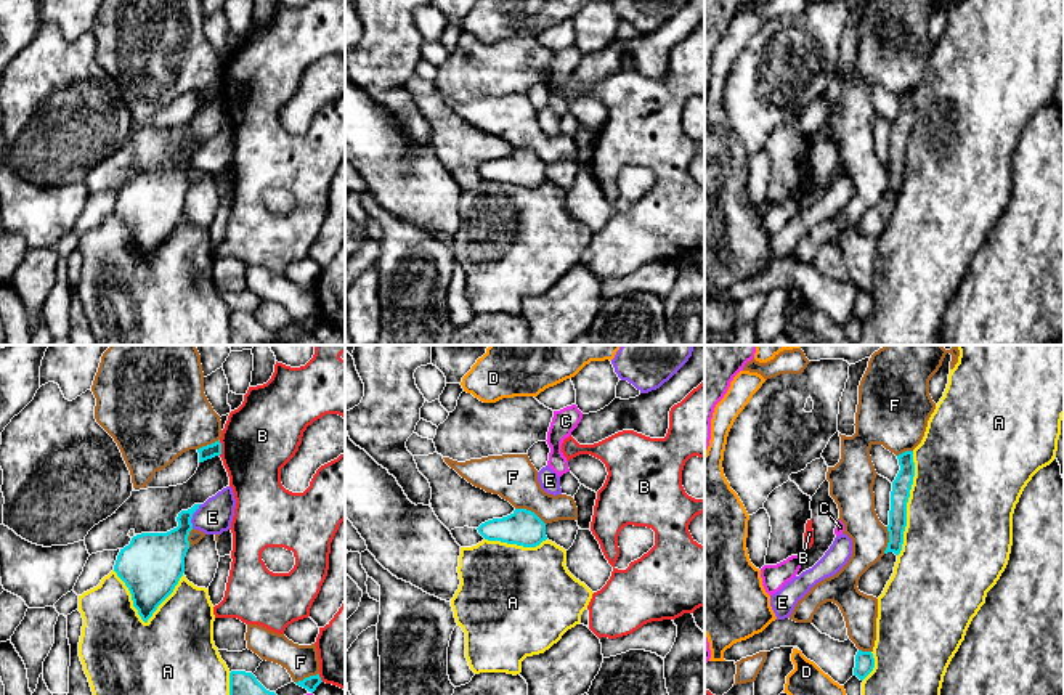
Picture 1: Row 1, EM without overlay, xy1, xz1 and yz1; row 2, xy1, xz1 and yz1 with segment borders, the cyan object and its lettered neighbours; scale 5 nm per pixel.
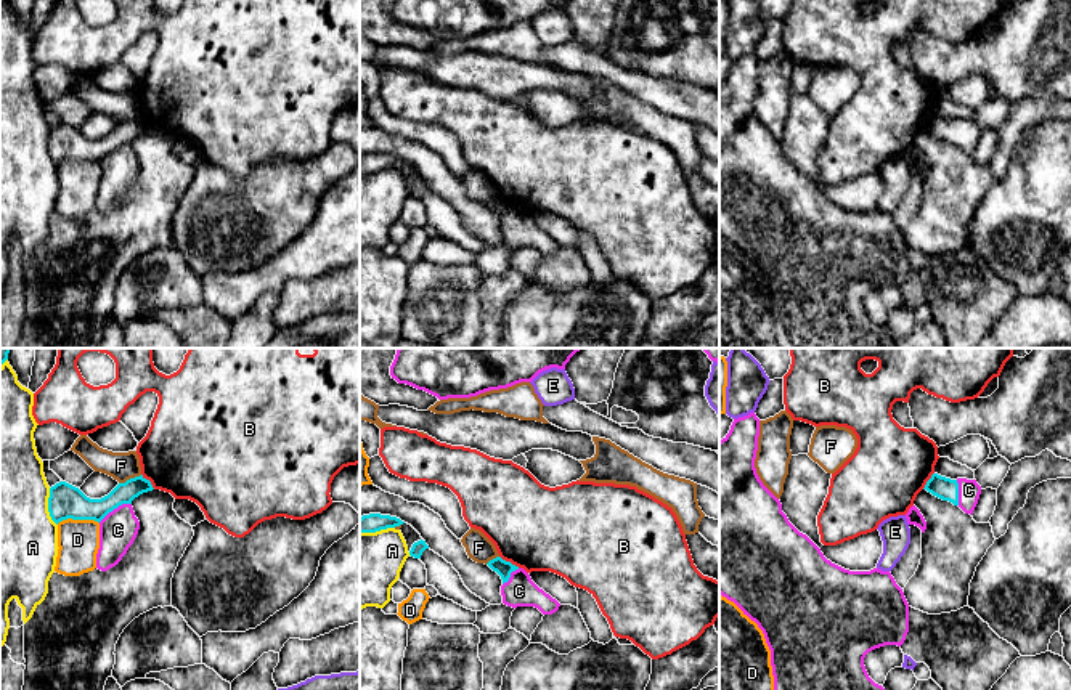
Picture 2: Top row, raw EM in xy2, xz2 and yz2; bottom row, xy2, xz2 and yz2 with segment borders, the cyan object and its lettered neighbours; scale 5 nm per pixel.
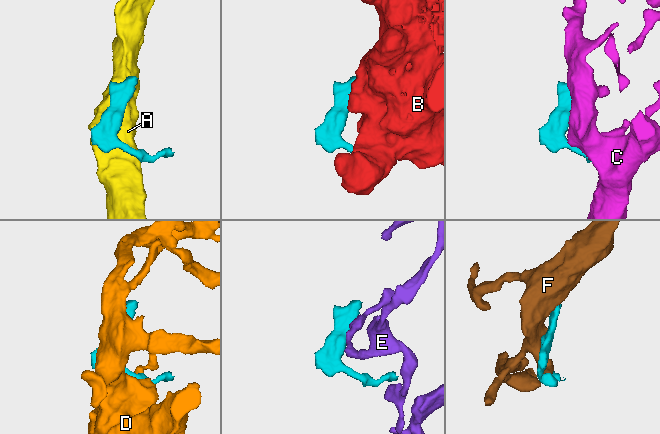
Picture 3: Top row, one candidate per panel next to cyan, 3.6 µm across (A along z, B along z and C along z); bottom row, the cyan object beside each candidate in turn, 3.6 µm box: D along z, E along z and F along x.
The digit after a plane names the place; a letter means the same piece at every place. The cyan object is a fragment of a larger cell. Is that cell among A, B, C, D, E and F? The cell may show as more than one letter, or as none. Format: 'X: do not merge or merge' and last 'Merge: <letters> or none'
A: do not merge
B: do not merge
C: merge
D: do not merge
E: do not merge
F: do not merge
Merge: C

